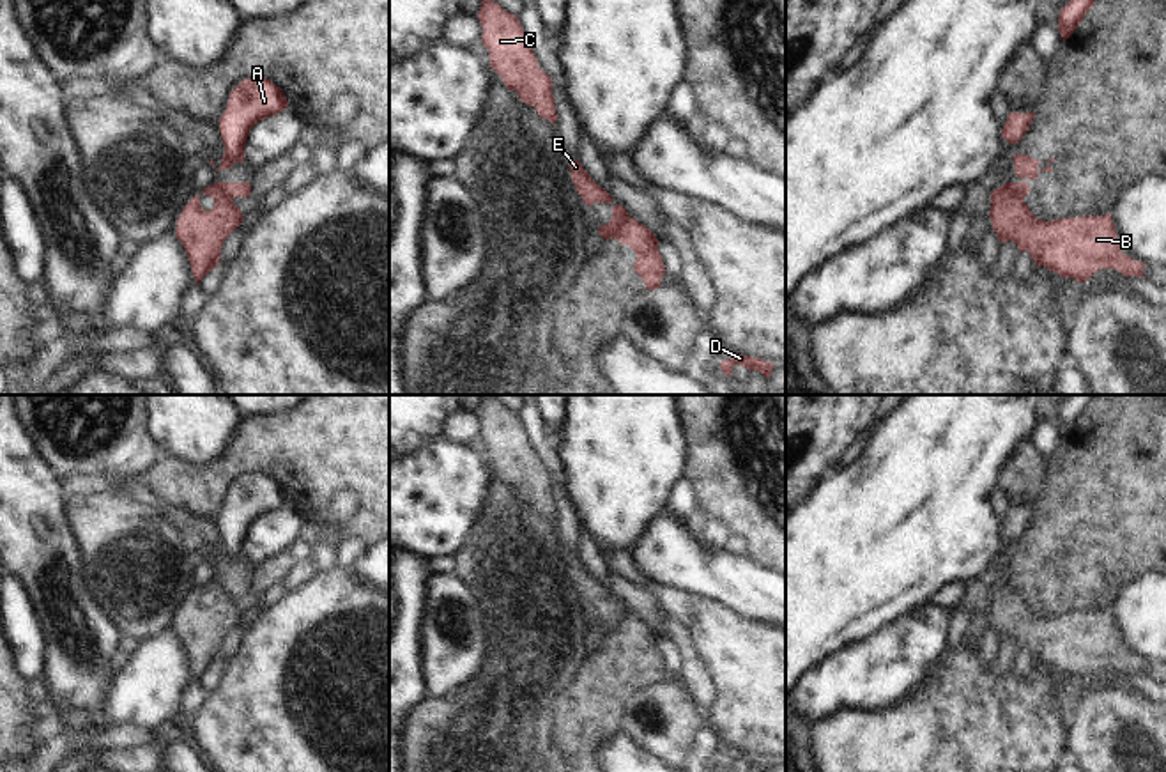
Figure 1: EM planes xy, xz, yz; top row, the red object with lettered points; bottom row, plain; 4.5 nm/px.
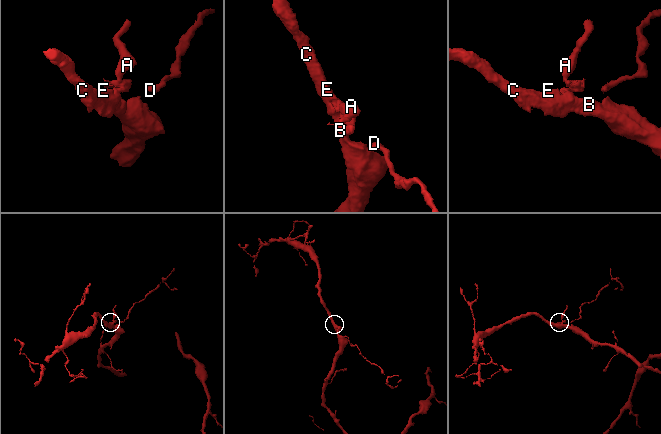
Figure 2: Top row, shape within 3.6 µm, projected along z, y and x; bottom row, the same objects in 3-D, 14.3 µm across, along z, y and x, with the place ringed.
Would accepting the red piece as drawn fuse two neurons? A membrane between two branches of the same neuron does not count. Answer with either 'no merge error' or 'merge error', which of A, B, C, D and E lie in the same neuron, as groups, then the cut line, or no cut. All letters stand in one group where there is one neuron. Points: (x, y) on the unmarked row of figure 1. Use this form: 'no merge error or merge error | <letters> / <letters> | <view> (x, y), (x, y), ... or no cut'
merge error | A / B C D E | xz (629, 613), (613, 633)

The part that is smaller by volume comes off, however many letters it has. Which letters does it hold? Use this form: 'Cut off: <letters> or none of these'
Cut off: A

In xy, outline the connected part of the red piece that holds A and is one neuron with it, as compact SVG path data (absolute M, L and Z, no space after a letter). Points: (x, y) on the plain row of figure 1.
M246 475L242 476L232 489L226 499L226 506L223 508L219 519L219 531L225 540L225 551L221 554L221 563L214 567L230 567L234 560L244 560L244 540L249 526L262 515L271 512L278 512L288 503L287 494L281 485L276 483L271 476L260 475Z

